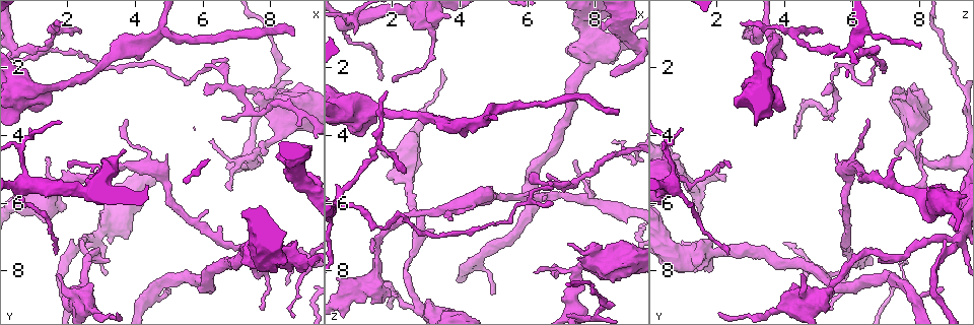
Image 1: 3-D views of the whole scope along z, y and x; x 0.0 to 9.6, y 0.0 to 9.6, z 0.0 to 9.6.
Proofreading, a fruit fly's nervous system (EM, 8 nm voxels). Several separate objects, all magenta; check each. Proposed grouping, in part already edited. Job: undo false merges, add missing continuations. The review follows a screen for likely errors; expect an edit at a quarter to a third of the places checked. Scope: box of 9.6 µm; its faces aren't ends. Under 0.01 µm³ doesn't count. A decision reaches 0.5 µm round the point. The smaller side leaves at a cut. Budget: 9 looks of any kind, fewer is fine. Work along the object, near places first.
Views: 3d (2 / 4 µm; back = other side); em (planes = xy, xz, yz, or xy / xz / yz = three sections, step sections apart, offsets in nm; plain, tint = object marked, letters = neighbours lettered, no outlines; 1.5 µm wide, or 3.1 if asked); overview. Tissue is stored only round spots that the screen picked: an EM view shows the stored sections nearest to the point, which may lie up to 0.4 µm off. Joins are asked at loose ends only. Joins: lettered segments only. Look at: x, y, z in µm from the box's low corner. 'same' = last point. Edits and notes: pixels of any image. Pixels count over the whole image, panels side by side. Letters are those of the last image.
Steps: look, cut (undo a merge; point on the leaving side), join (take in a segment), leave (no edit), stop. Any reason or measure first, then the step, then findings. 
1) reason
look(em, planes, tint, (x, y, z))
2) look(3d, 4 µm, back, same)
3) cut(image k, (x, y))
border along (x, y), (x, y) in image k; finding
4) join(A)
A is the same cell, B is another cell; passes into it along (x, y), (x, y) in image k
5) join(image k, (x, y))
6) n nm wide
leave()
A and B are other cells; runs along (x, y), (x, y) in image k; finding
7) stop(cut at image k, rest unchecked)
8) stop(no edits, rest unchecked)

an open end
look(3d, 2 µm, back, (8.55, 5.40, 2.20))

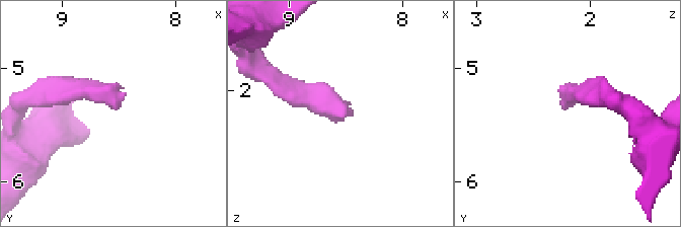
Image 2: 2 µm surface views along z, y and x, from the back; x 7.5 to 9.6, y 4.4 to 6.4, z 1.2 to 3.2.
shape alone is not enough
look(em, planes, letters, (8.54, 5.34, 2.22))

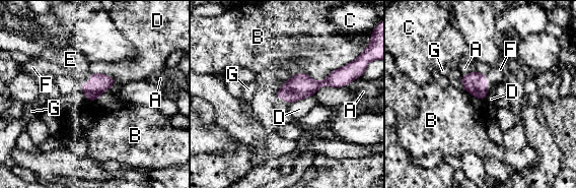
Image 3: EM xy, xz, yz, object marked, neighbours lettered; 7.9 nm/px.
join(F)
F is the same cell, A, B, C, D, E and G are other cells; it goes on there

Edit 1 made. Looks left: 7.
look(overview)

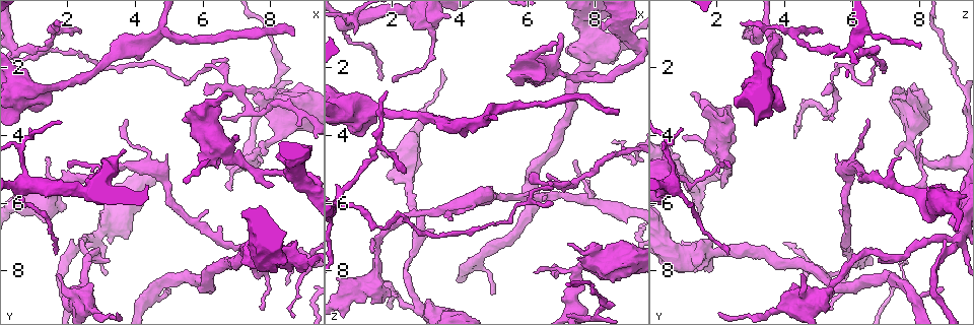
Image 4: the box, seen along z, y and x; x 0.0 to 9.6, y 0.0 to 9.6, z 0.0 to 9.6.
thick end
look(em, planes, letters, (8.60, 8.05, 1.80))

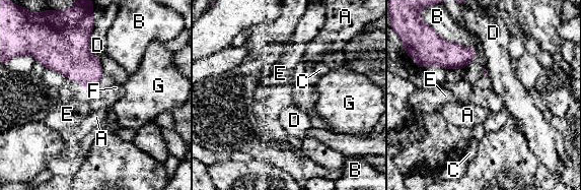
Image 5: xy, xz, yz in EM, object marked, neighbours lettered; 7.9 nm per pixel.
D touches over 320 nm
leave()
A, B, C, D, E, F and G are other cells; no lettered segment goes on from it

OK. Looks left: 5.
an open end
look(em, planes, tint, (6.45, 4.85, 2.35))

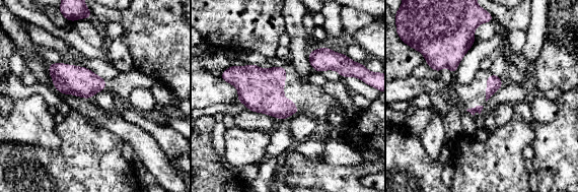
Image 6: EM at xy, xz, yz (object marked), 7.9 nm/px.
what lies round it
look(em, planes, letters, same)

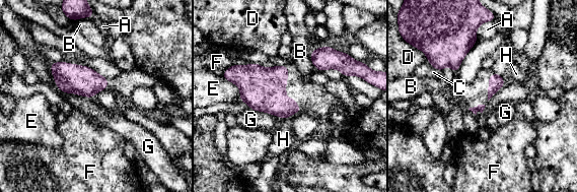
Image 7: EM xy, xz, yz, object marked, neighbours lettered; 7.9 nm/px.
leave()
A, B, C, D, E, F, G and H are other cells; border along (50, 63), (60, 89), (92, 98) in image 7; none of them fits

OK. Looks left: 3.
look(3d, 2 µm, (4.95, 8.45, 8.70))

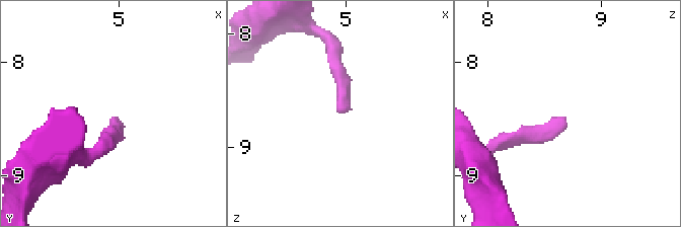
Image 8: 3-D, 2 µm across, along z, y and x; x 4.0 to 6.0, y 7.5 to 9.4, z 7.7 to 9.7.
shape alone is not enough
look(em, planes, plain, (4.98, 8.46, 8.66))

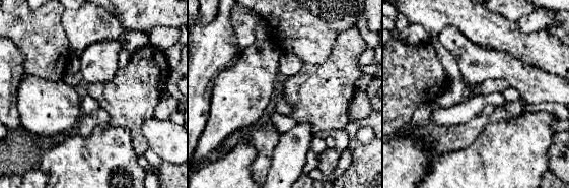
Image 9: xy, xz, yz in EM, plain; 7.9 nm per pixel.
see the neighbours
look(em, planes, letters, same)

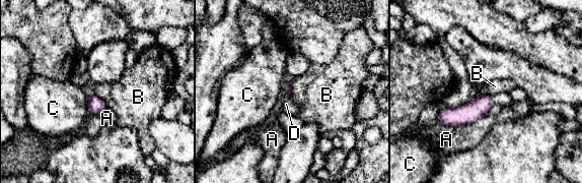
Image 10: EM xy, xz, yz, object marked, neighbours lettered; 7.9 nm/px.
join(D)
D is the same cell, A, B and C are other cells; passes into it along (475, 109), (491, 101), (503, 99) in image 10; the neuron continues

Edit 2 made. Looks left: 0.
stop(join at image 3, join at image 10, rest unchecked)

